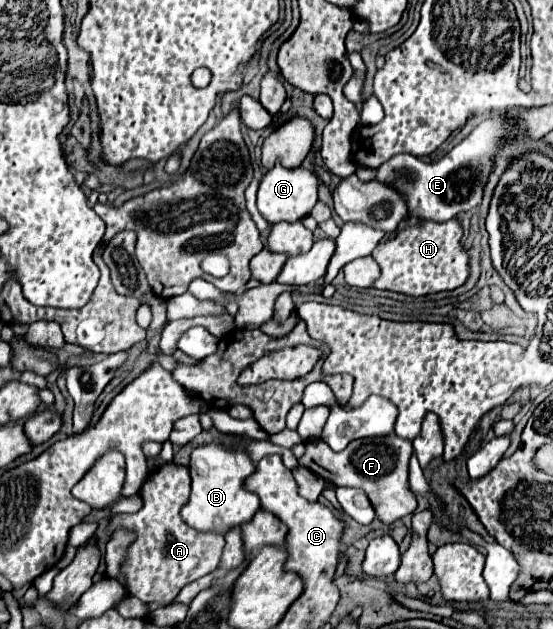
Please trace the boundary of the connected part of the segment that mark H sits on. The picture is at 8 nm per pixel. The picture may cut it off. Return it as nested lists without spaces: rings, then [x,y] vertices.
[[[454,219],[446,223],[418,223],[380,241],[372,251],[372,257],[382,267],[382,275],[374,287],[414,297],[460,287],[468,279],[468,253],[460,245],[460,237],[462,227]]]

